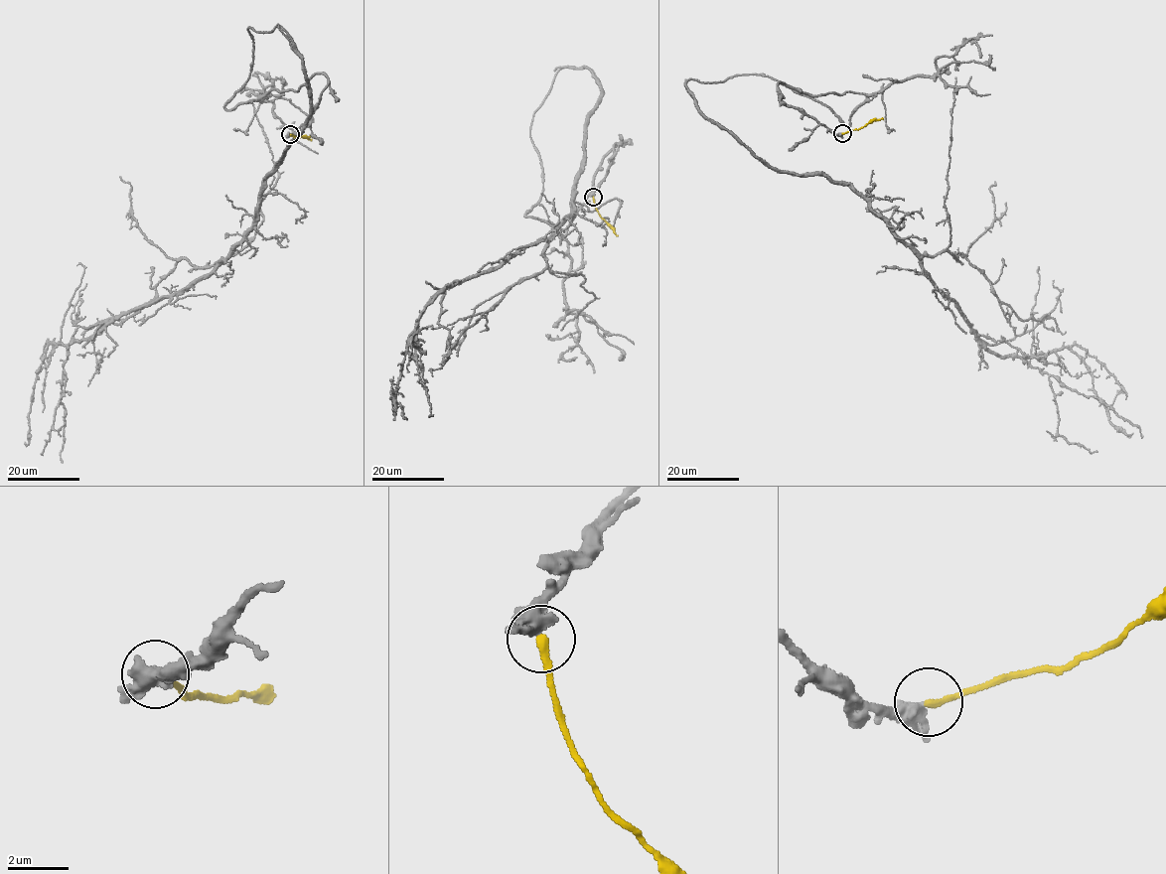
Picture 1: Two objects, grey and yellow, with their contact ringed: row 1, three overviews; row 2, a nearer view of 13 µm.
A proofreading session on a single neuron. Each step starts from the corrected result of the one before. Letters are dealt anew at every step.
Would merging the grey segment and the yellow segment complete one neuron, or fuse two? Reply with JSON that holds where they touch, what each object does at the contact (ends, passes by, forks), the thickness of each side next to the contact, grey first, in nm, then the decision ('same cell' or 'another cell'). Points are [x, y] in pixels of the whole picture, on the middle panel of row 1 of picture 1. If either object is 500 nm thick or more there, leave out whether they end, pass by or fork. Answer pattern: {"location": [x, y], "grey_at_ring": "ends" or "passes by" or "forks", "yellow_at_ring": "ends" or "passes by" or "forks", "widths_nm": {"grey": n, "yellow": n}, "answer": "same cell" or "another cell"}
{"location": [593, 197], "grey_at_ring": "passes by", "yellow_at_ring": "ends", "widths_nm": {"grey": 440, "yellow": 240}, "answer": "same cell"}

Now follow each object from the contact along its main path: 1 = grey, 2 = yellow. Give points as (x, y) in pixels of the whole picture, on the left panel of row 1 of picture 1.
1: (290, 134), (326, 75), (226, 109), (249, 26), (309, 97), (254, 224), (50, 343), (24, 442)
2: (290, 134), (312, 141)

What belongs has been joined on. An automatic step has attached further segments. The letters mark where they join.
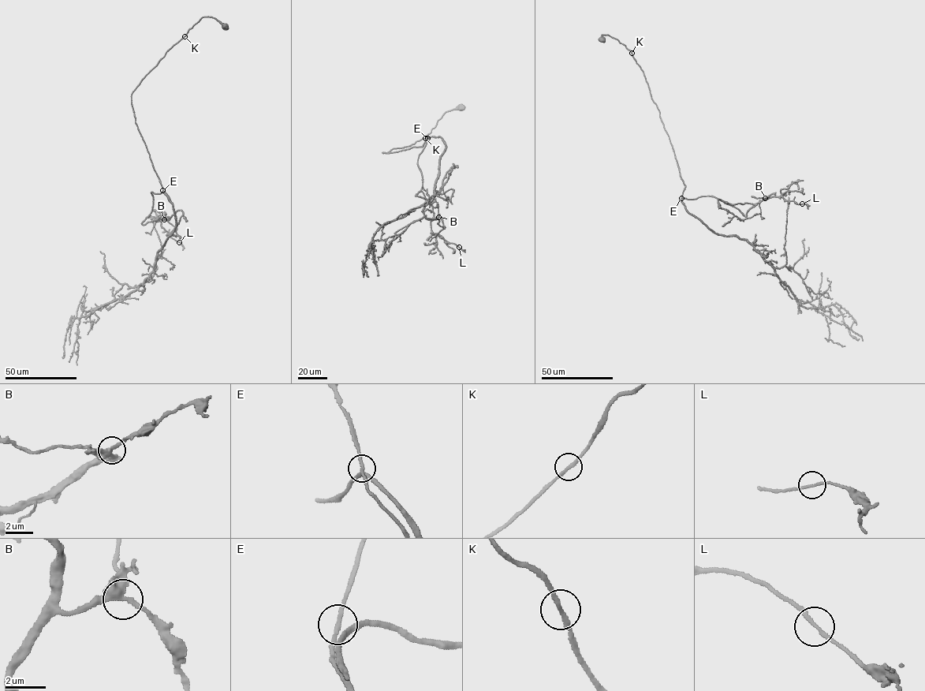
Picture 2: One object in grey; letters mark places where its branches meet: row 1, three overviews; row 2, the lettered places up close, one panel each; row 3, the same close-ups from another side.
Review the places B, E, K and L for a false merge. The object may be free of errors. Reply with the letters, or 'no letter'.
no letter

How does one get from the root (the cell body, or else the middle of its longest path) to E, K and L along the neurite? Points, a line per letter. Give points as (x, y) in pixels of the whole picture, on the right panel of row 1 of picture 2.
E: (602, 39), (601, 35), (617, 39), (629, 50), (643, 72), (685, 185), (681, 198)
K: (602, 39), (601, 35), (609, 35), (624, 45), (632, 53)
L: (602, 39), (617, 39), (643, 72), (685, 185), (681, 201), (712, 196), (746, 217), (773, 196), (802, 203)

